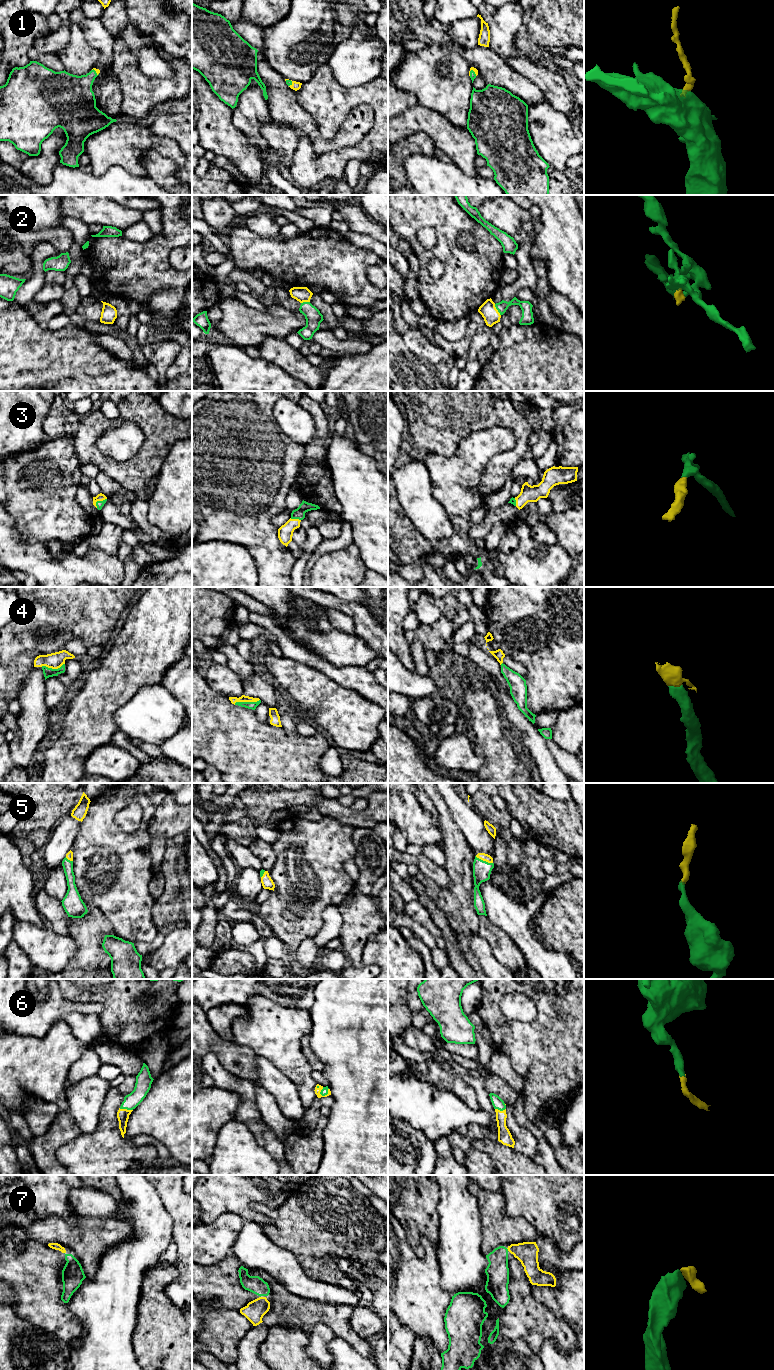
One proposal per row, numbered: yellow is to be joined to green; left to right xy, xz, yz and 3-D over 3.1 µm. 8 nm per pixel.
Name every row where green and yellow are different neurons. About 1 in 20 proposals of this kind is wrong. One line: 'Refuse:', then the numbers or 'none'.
Refuse: none

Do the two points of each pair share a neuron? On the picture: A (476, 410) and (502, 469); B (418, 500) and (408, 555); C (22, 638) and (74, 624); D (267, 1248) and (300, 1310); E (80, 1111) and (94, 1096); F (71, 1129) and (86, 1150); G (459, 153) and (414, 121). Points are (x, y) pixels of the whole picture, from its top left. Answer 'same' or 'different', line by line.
A: same
B: different
C: same
D: different
E: same
F: different
G: same

